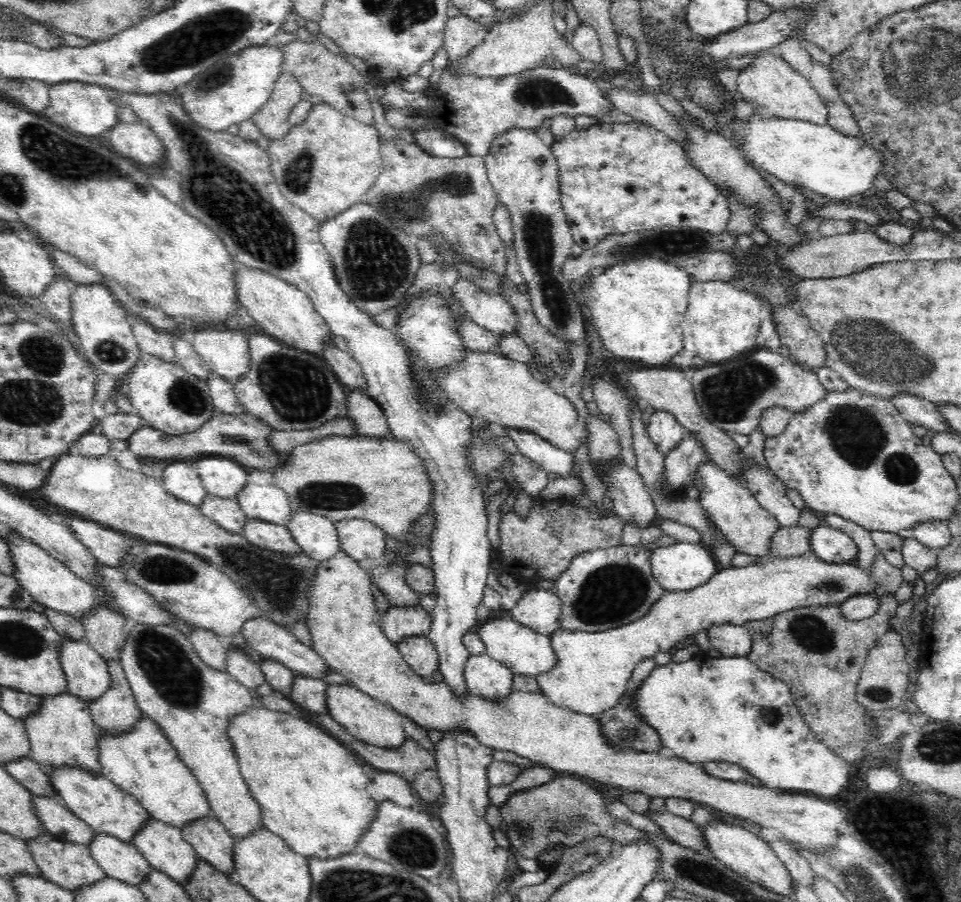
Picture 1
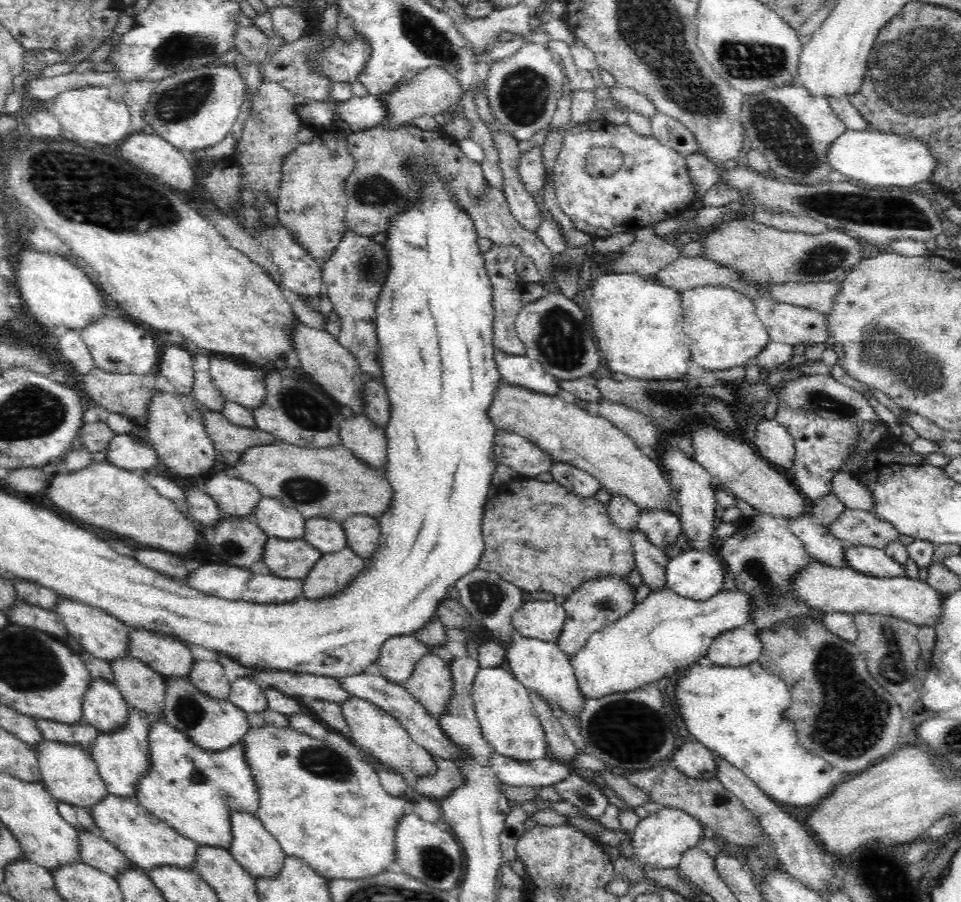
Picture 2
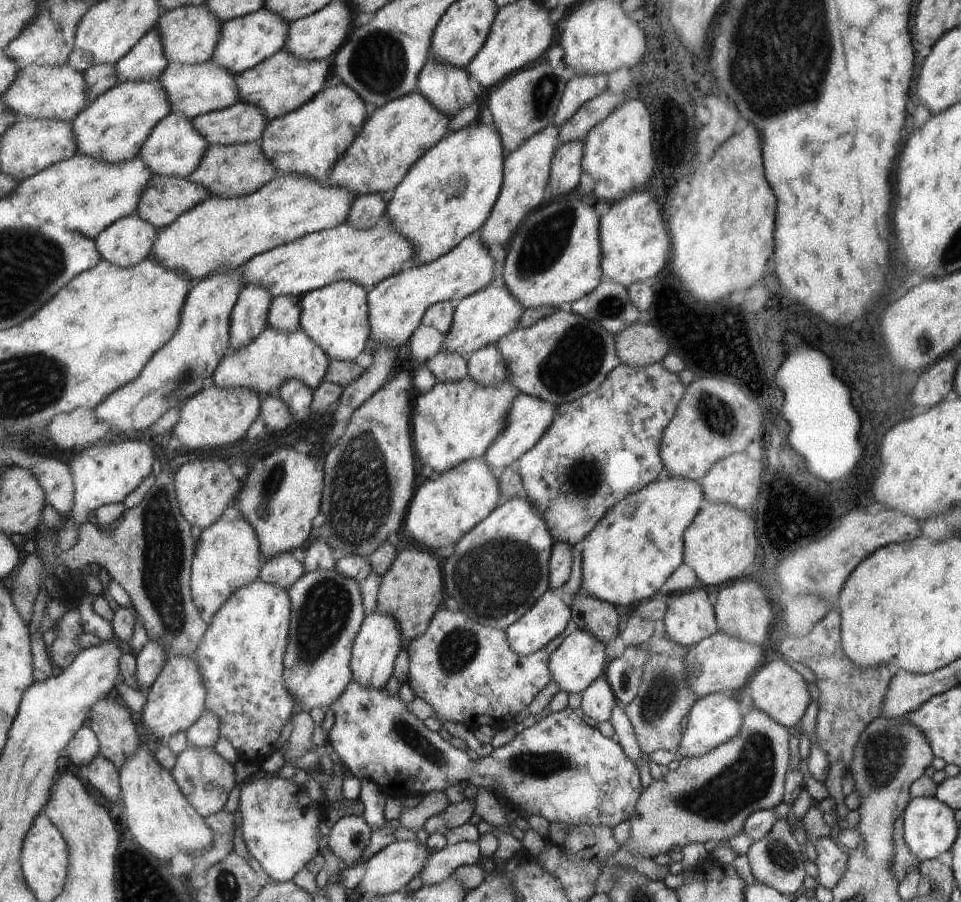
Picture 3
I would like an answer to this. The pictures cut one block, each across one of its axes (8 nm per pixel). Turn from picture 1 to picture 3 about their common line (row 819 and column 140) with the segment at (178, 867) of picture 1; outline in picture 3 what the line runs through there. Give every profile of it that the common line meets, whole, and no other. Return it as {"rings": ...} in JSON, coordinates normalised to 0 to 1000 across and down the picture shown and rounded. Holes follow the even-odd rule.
{"rings":[[[176,126],[160,140],[157,151],[154,151],[148,160],[144,173],[158,188],[160,195],[191,197],[204,188],[204,184],[210,177],[210,171],[214,169],[216,163],[216,157],[202,144],[199,133],[189,126]]]}

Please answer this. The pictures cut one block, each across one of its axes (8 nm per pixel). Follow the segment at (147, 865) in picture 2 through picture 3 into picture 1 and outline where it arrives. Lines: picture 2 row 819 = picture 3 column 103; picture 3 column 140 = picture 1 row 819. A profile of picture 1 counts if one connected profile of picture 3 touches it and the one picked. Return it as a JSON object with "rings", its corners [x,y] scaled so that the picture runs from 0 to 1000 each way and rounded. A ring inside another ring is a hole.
{"rings":[[[46,849],[46,853],[62,888],[100,924],[114,925],[129,933],[136,933],[148,915],[158,906],[136,880],[104,857],[96,858],[77,849]]]}

